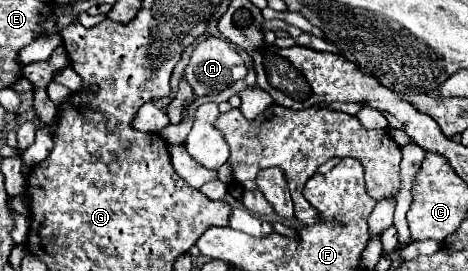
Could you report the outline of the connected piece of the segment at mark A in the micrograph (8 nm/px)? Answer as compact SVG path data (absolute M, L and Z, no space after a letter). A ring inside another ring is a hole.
M224 38L202 40L184 70L186 82L194 88L196 96L220 94L234 82L246 78L248 68L242 56Z

